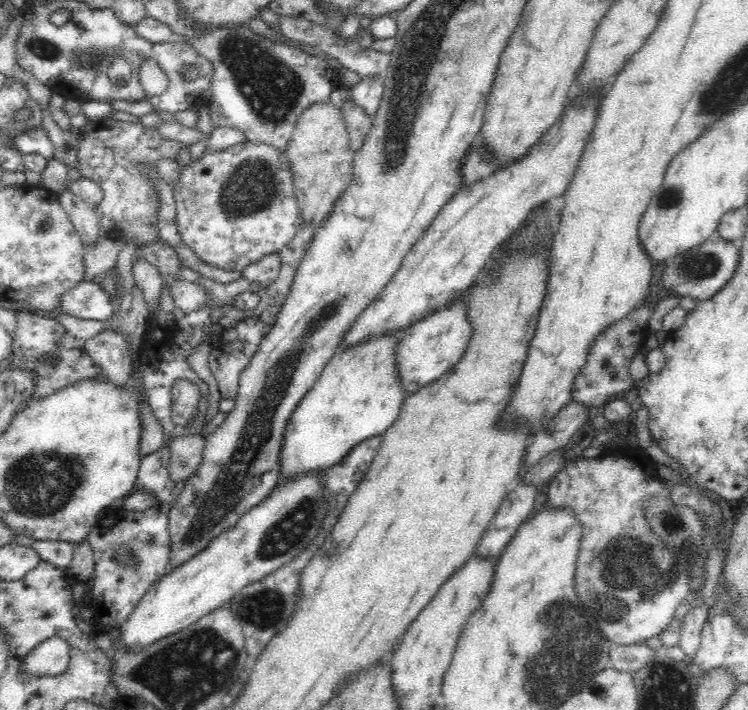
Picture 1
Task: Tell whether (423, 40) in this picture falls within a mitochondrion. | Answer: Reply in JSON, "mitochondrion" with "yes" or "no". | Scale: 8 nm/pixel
{"mitochondrion":"yes"}

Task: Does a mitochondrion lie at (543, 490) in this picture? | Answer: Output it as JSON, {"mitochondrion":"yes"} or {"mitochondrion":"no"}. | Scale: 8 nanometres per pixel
{"mitochondrion":"no"}

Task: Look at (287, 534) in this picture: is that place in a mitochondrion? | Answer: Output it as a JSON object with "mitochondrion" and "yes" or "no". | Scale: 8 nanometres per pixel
{"mitochondrion":"yes"}

